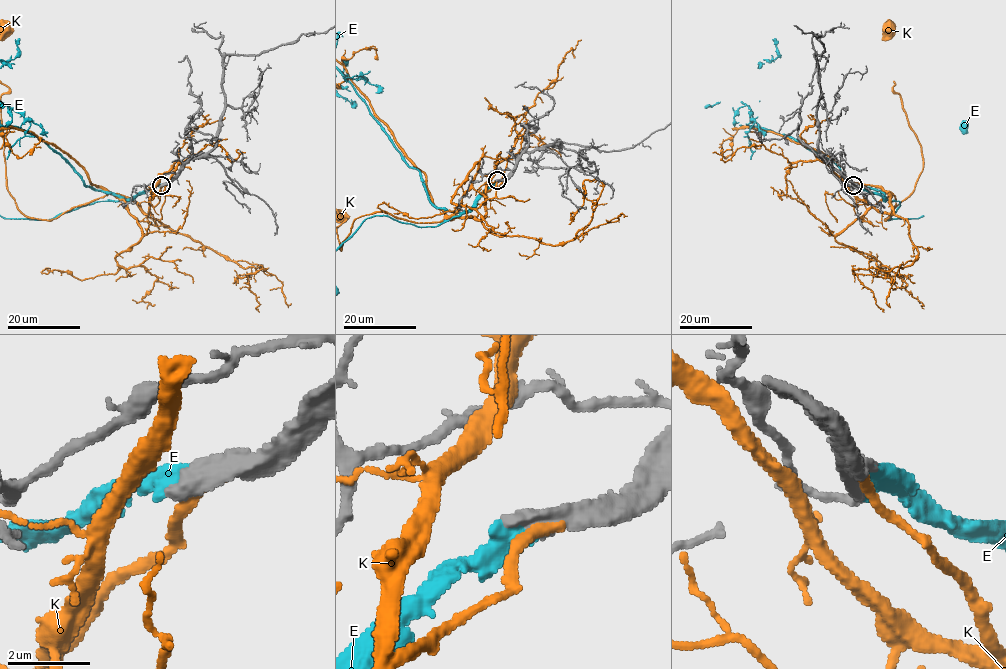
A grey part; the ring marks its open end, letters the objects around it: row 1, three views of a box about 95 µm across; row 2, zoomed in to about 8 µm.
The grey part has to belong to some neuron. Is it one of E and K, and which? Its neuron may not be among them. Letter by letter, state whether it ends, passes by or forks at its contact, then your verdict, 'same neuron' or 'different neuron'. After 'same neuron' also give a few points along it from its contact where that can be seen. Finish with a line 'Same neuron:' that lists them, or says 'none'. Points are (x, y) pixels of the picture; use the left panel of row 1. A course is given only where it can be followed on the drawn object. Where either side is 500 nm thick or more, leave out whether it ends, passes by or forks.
E: same neuron
K: different neuron
Same neuron: E

